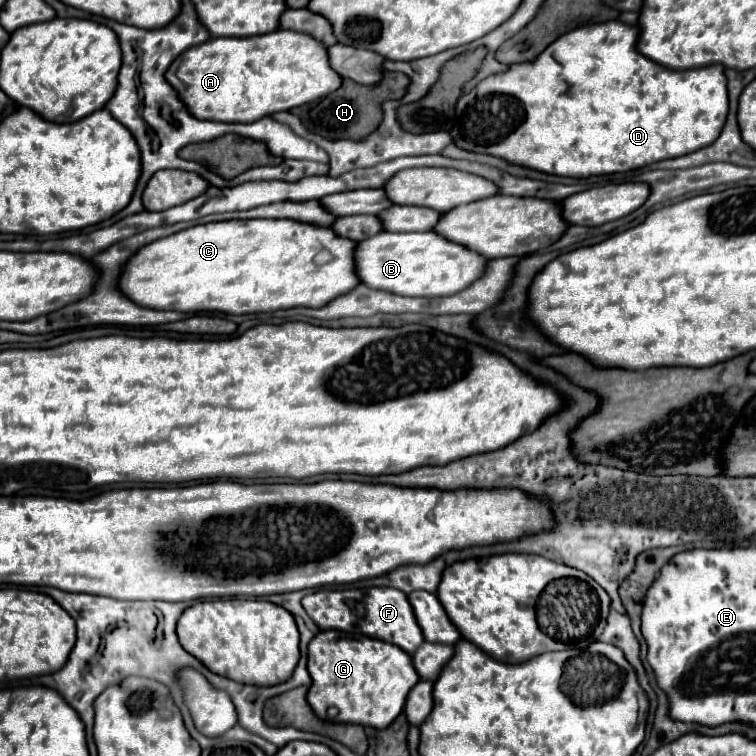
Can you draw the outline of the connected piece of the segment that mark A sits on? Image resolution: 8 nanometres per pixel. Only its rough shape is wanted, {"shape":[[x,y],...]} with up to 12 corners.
{"shape":[[293,30],[209,38],[165,78],[195,118],[261,120],[341,84]]}

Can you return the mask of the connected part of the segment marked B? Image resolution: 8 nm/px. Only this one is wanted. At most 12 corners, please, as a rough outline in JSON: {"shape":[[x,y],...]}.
{"shape":[[381,232],[355,246],[373,290],[447,296],[485,258],[433,232]]}

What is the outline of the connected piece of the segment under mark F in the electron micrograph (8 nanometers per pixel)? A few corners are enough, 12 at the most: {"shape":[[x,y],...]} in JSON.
{"shape":[[397,588],[317,590],[319,630],[361,632],[413,654],[423,634]]}

